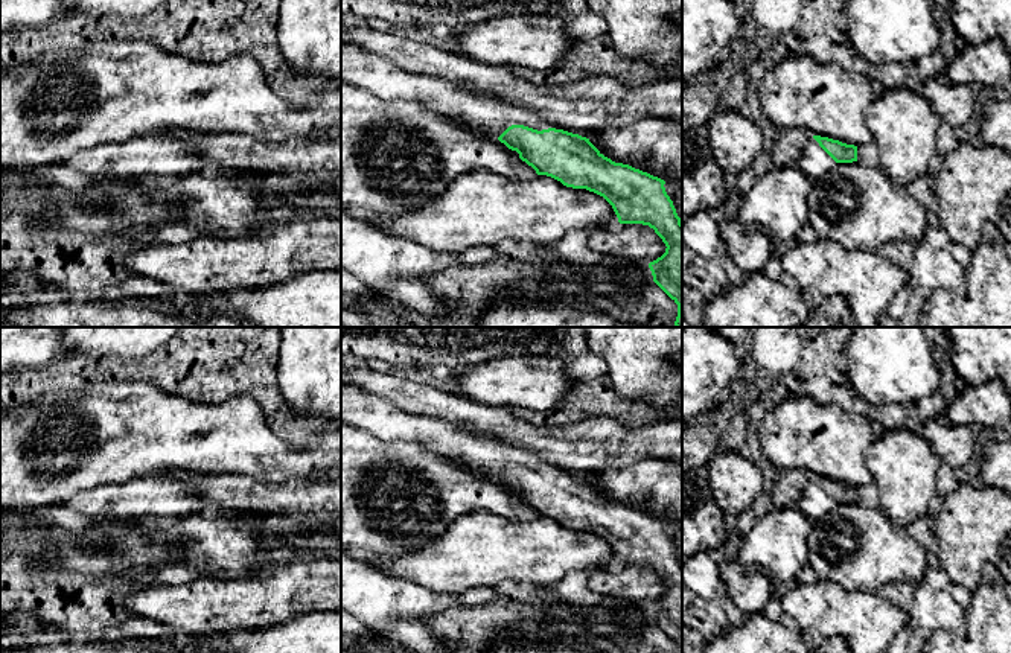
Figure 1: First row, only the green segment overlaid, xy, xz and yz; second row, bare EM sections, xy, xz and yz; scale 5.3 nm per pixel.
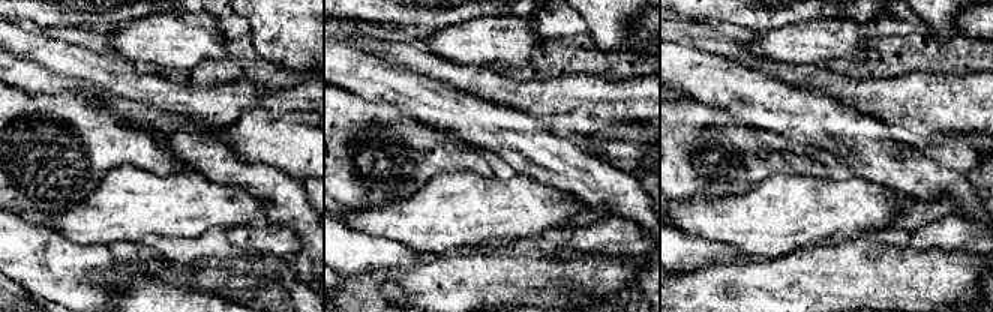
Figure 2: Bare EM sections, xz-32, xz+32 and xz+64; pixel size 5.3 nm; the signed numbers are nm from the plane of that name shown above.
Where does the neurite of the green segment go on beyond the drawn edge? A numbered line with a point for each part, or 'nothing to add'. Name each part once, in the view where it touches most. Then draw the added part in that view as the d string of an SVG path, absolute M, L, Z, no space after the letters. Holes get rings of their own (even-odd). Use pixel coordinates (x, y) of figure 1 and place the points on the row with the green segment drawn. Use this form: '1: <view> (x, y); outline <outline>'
1: xz (489, 117); outline M341 41L341 82L358 85L384 100L417 100L434 113L467 125L483 137L496 139L512 125L537 131L551 125L539 114L501 99L474 94L448 79L414 73L384 55Z

